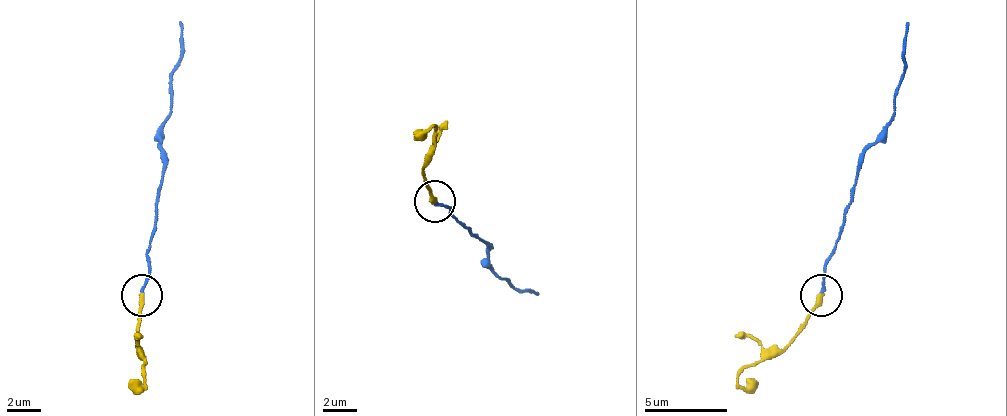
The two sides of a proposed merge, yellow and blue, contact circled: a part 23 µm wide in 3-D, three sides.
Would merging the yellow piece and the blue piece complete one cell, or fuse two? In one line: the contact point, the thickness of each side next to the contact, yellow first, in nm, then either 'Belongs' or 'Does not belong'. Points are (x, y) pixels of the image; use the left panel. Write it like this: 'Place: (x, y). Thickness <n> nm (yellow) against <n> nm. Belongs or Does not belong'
Place: (142, 295). Thickness 300 nm (yellow) against 160 nm. Does not belong

